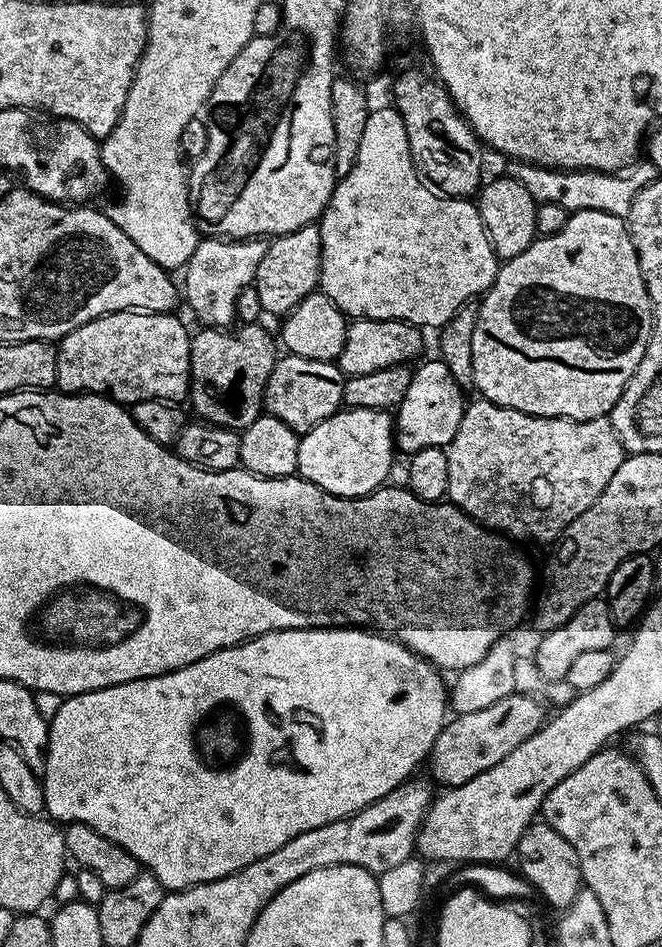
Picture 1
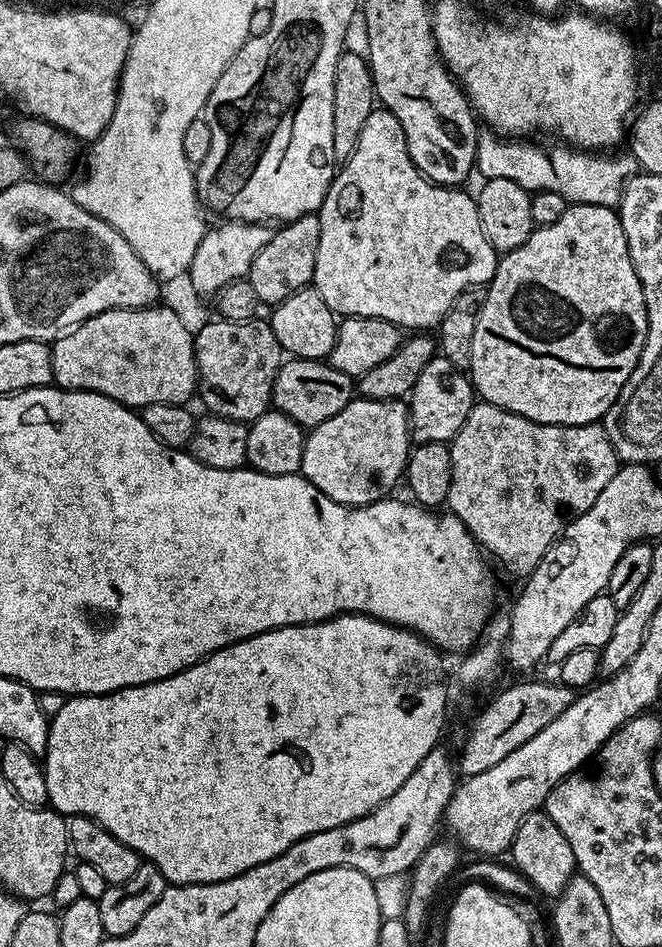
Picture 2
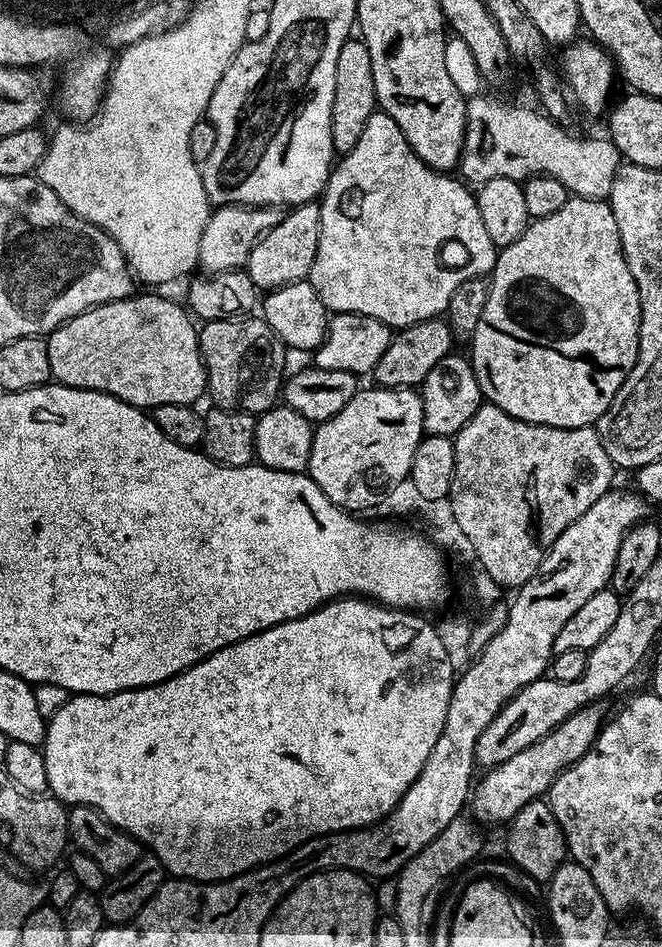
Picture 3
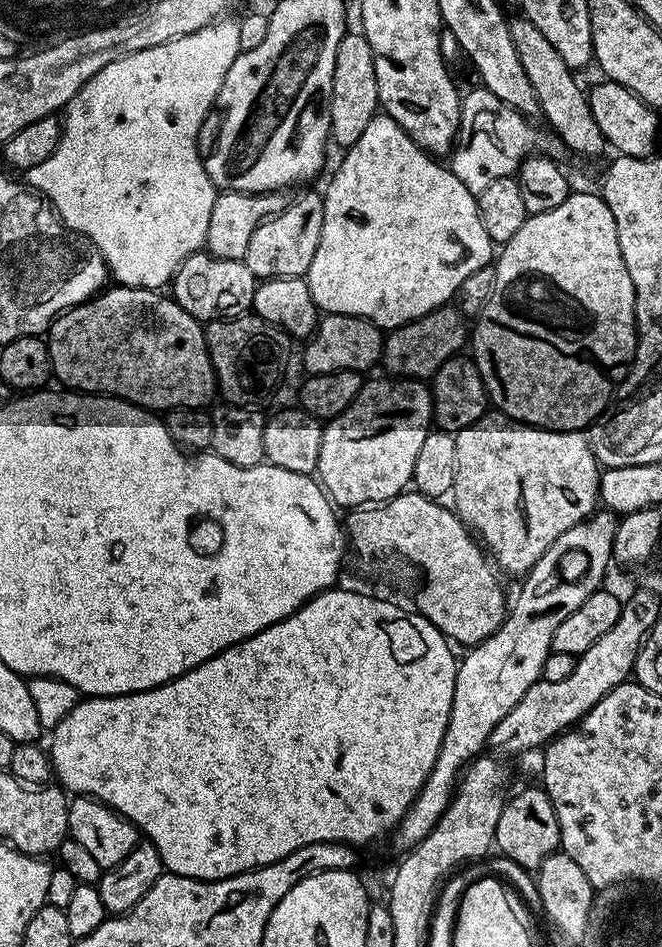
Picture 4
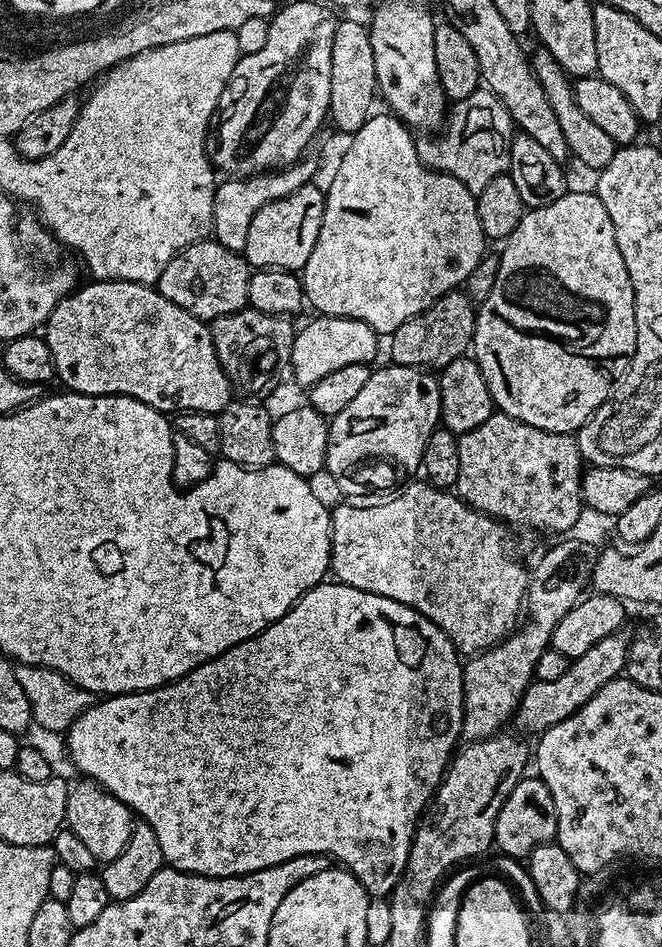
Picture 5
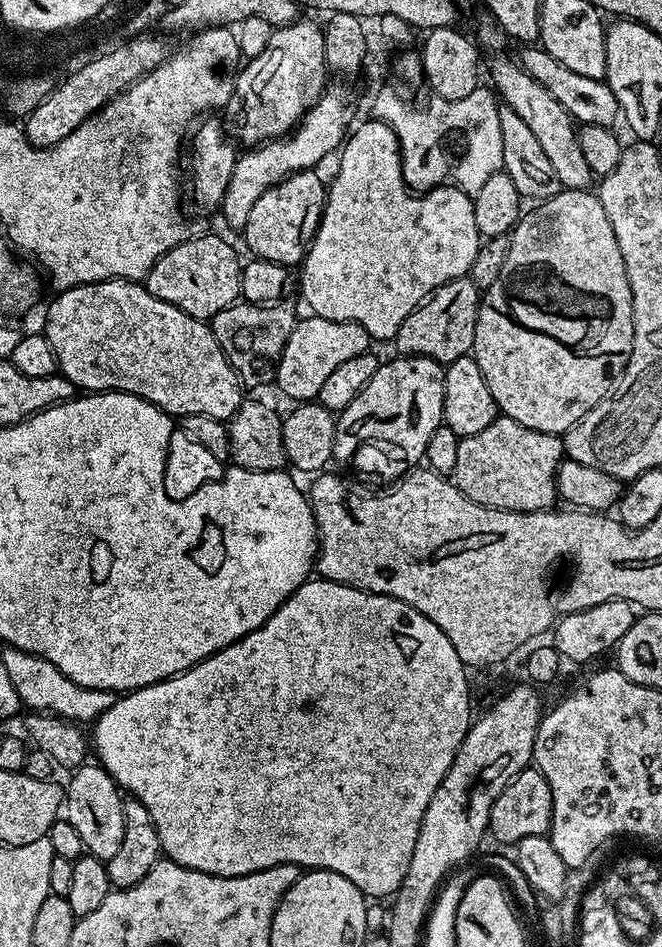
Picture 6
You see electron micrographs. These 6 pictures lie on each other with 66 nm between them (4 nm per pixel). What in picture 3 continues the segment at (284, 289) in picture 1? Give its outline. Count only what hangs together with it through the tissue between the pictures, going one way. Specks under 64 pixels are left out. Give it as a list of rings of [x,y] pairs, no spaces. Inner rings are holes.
[[[319,203],[297,204],[285,211],[282,222],[274,226],[274,230],[266,233],[250,250],[250,258],[246,265],[248,276],[253,280],[257,290],[281,288],[290,282],[309,279],[312,275],[314,258],[318,254],[318,242],[322,230]]]

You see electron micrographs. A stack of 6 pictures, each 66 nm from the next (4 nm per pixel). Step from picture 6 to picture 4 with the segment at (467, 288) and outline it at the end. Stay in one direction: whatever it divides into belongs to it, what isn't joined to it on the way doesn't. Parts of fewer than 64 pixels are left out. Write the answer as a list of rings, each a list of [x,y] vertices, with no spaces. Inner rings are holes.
[[[444,305],[420,319],[412,320],[398,328],[391,329],[384,340],[381,356],[385,373],[399,379],[431,379],[437,369],[446,361],[453,359],[463,344],[465,347],[468,330],[464,328],[465,319],[454,306]]]

